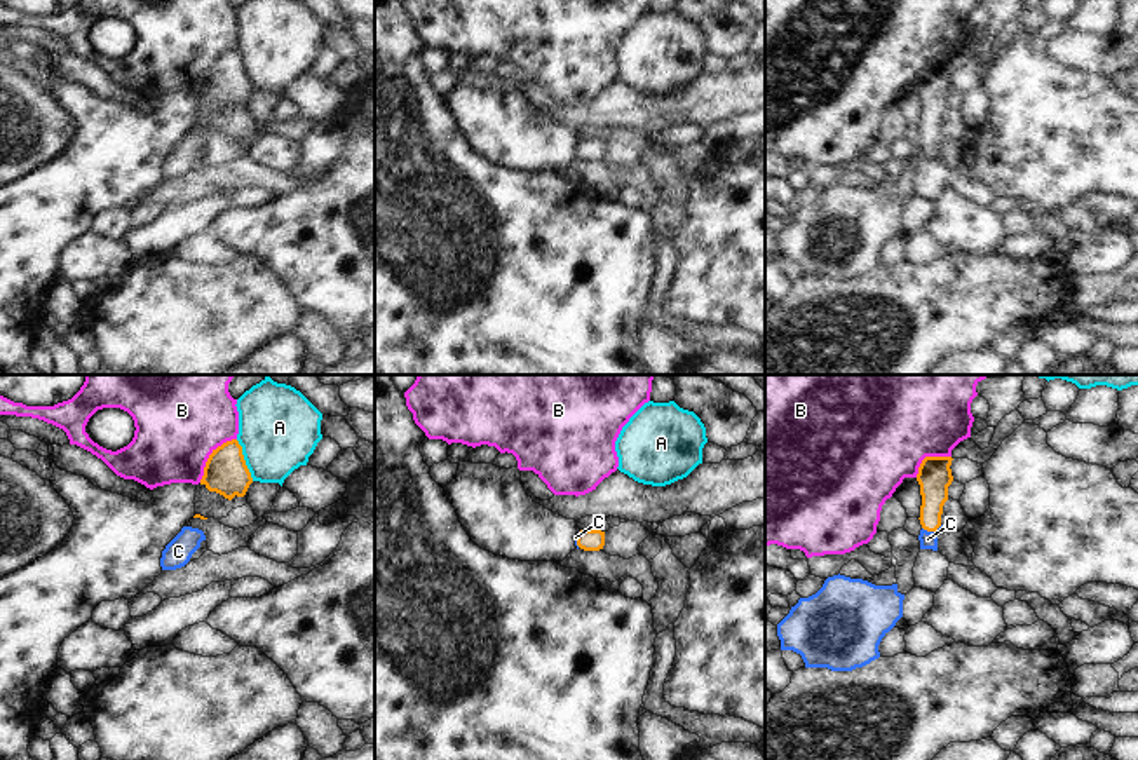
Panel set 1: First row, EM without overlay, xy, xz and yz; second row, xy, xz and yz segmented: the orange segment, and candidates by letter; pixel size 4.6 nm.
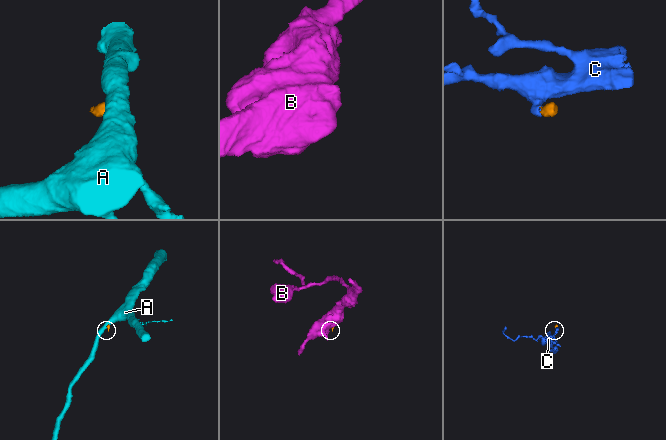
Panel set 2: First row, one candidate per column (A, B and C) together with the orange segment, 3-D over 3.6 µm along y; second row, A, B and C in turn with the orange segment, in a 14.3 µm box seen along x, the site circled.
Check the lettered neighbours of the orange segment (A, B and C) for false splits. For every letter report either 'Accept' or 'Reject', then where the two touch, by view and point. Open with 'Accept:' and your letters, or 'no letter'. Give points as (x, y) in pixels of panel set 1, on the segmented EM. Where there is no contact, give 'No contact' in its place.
Accept: C
A: Reject. Touches orange at xy (244, 461)
B: Reject. Touches orange at xy (209, 455)
C: Accept. Touches orange at yz (931, 530).

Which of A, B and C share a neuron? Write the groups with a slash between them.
A / B / C

